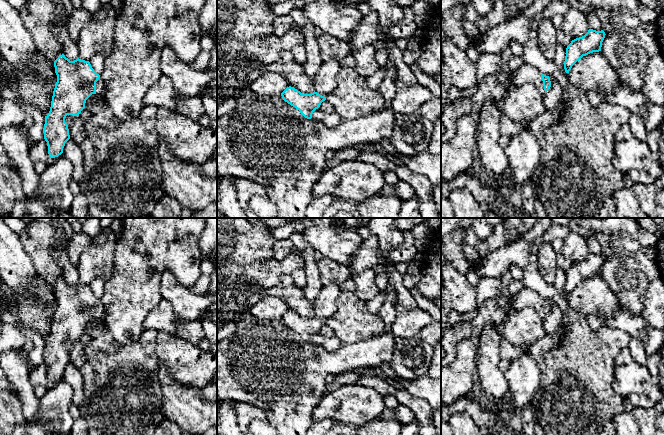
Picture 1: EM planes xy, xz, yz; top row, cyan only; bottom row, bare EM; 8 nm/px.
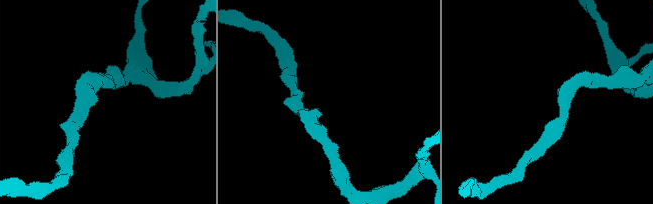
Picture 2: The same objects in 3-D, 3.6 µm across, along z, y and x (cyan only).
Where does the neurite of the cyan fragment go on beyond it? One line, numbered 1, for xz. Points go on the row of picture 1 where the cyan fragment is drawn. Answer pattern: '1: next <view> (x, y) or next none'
1: next xz (325, 80)

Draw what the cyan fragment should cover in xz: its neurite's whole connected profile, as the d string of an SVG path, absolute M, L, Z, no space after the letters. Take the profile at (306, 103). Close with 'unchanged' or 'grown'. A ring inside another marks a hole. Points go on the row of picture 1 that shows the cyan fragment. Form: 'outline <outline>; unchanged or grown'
outline M331 59L322 62L322 65L314 77L315 91L311 94L303 94L289 86L281 96L285 102L295 107L307 119L312 118L313 112L318 109L326 96L337 86L337 75L341 70L339 60Z; grown

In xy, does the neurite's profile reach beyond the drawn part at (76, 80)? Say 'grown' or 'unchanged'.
grown

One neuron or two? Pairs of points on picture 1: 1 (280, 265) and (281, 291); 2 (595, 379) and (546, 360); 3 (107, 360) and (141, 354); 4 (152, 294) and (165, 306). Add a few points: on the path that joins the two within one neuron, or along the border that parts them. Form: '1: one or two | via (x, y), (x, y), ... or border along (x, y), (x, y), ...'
1: two | border along (289, 274), (283, 274), (275, 284), (260, 290)
2: one | via (583, 372), (571, 360), (558, 360)
3: one | via (115, 360), (133, 360)
4: two | border along (162, 297), (160, 302), (144, 319)

